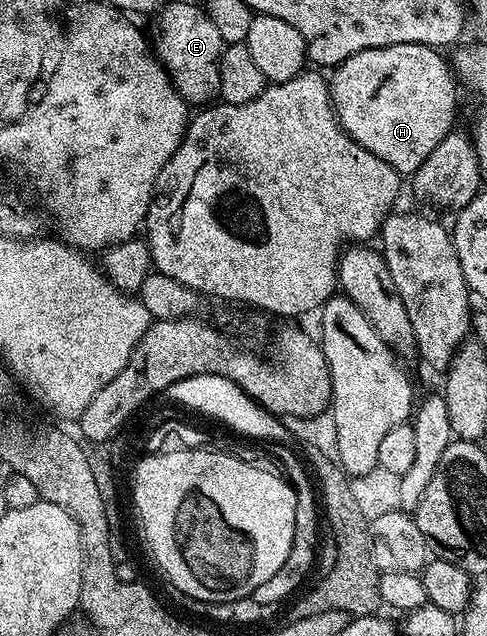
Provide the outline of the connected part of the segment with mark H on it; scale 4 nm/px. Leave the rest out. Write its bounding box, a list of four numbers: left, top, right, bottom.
[329,43,457,173]

